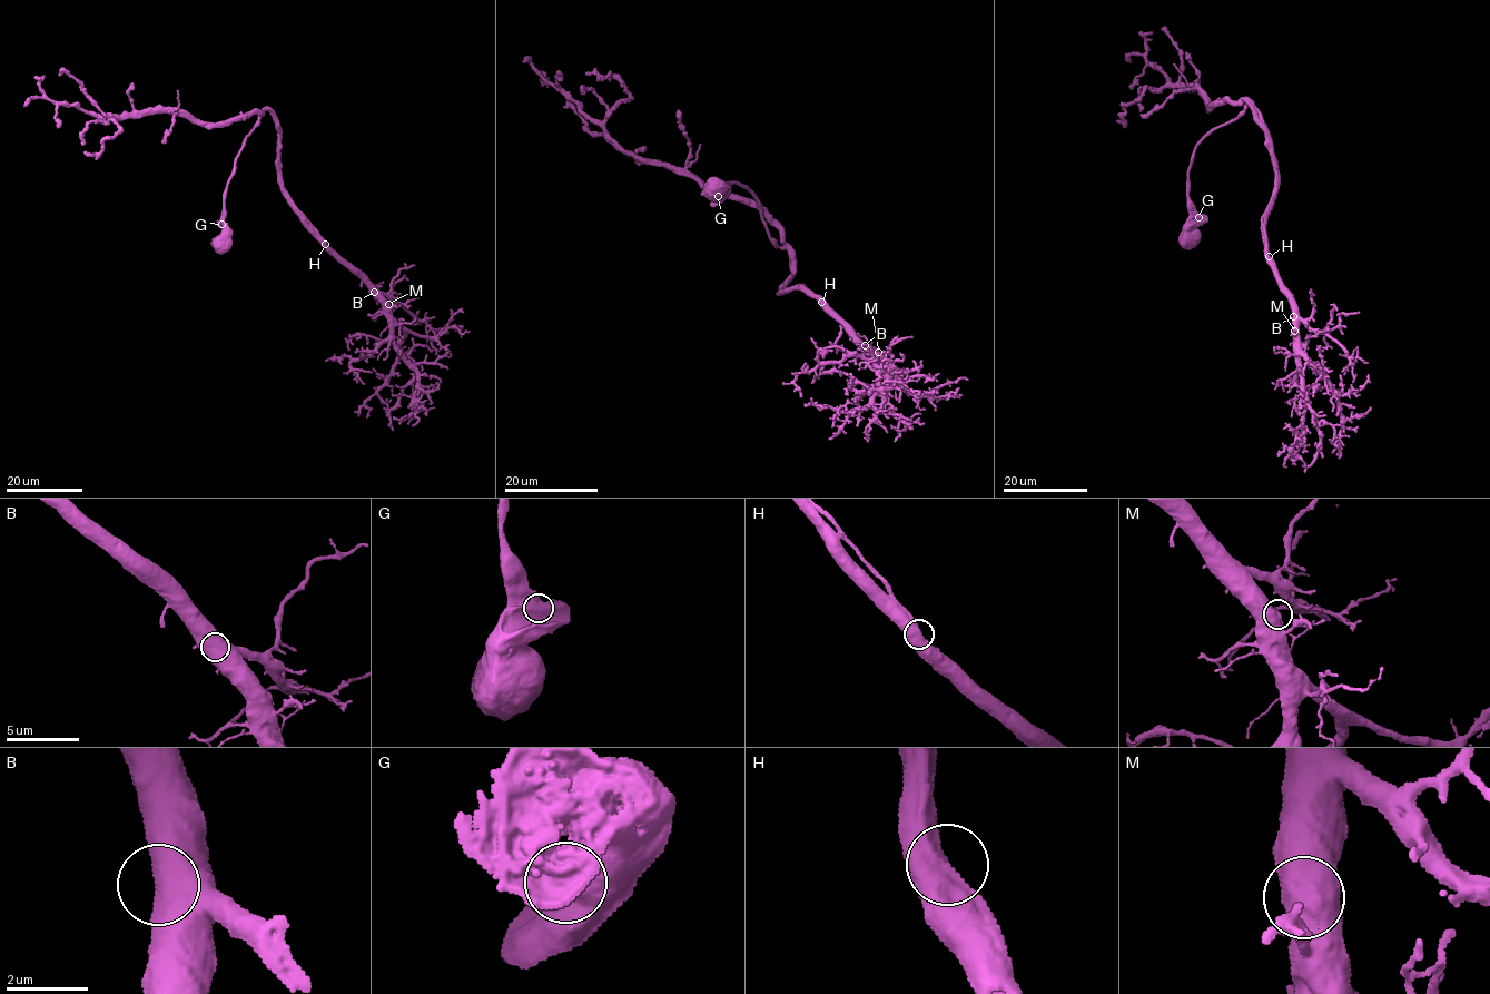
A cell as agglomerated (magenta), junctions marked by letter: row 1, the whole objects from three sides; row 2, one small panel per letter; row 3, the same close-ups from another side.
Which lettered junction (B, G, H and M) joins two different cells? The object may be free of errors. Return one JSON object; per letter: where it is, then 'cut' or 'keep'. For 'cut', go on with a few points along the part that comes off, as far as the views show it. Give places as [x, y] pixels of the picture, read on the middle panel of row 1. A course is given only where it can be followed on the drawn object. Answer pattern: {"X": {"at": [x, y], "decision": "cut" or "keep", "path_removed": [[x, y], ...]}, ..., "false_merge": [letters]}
{"B": {"at": [865, 345], "decision": "keep"}, "G": {"at": [718, 196], "decision": "keep"}, "H": {"at": [821, 302], "decision": "keep"}, "M": {"at": [878, 352], "decision": "keep"}, "false_merge": []}

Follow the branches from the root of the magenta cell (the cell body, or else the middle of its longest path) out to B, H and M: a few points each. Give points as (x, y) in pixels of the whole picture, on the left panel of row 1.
B: (223, 244), (224, 192), (246, 137), (267, 108), (278, 131), (284, 195), (322, 245), (374, 292)
H: (223, 244), (224, 192), (246, 137), (266, 108), (278, 131), (280, 190), (303, 223), (325, 244)
M: (223, 244), (224, 192), (246, 137), (267, 108), (278, 131), (279, 187), (287, 202), (325, 248), (388, 304)

